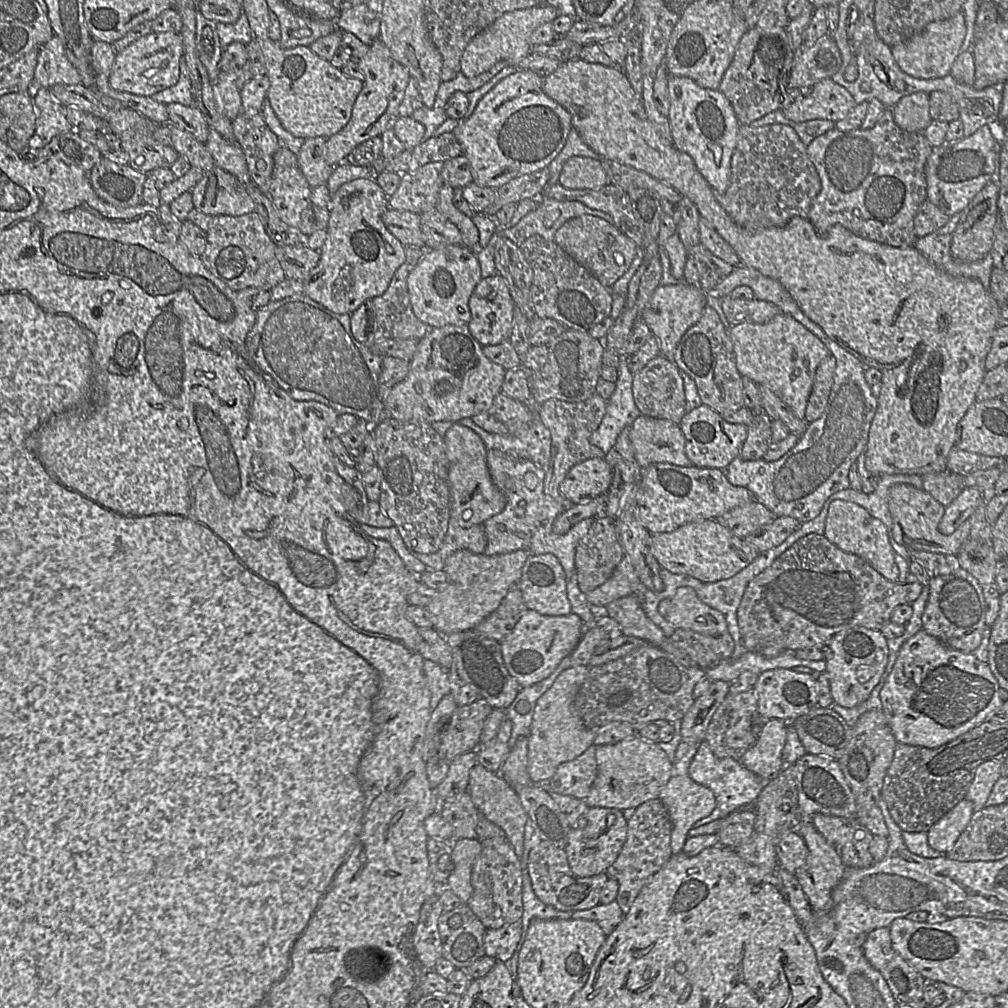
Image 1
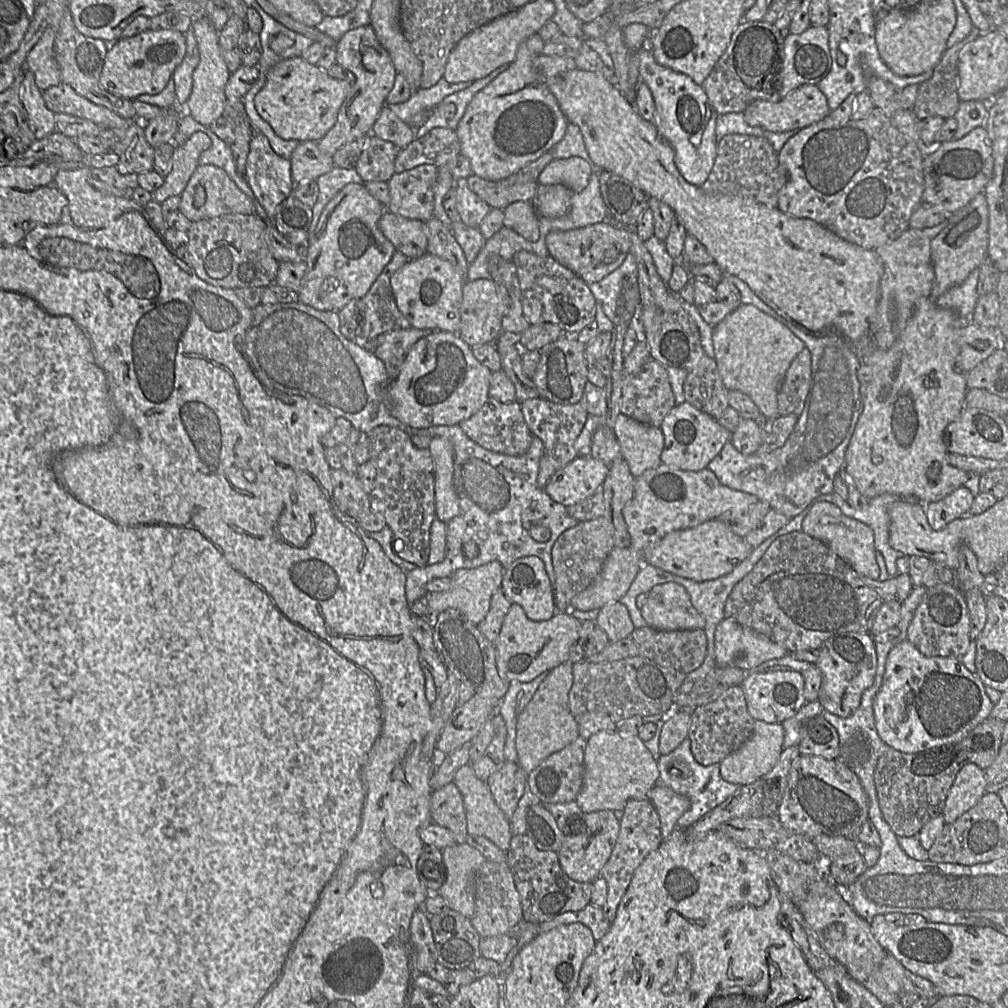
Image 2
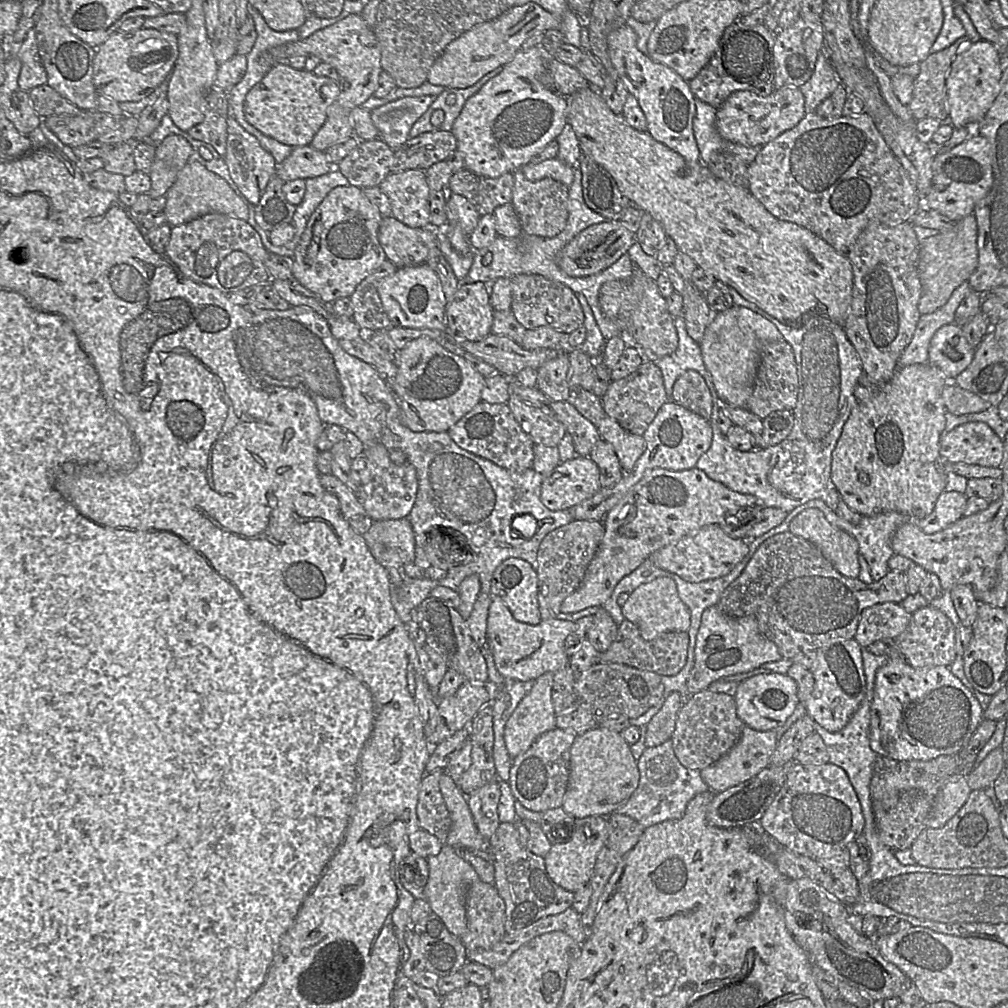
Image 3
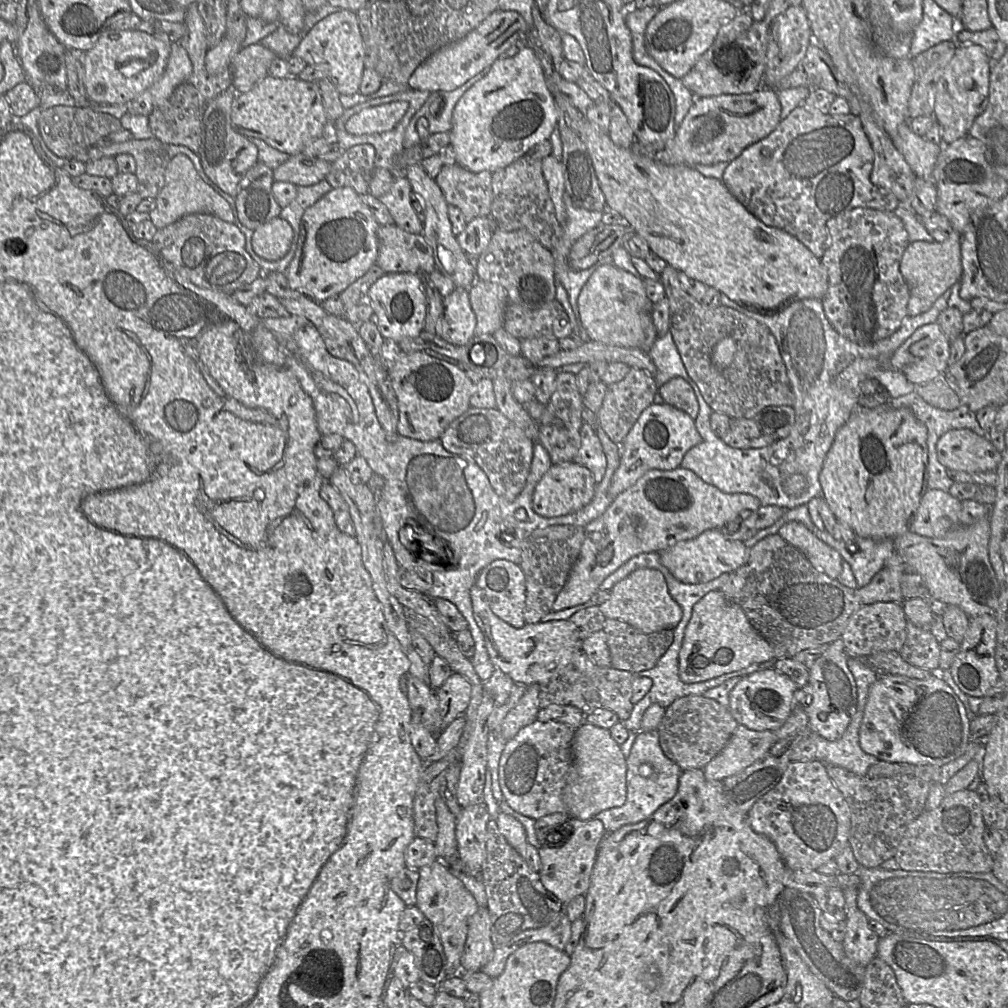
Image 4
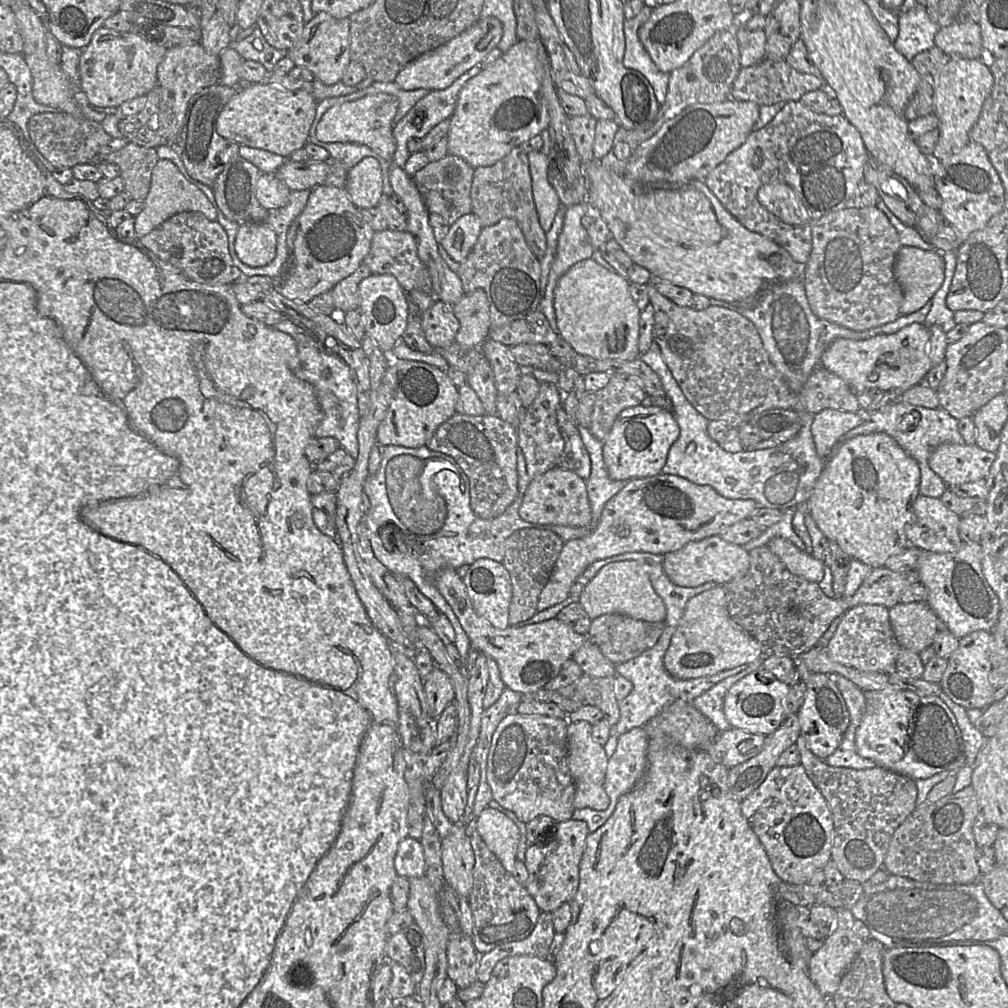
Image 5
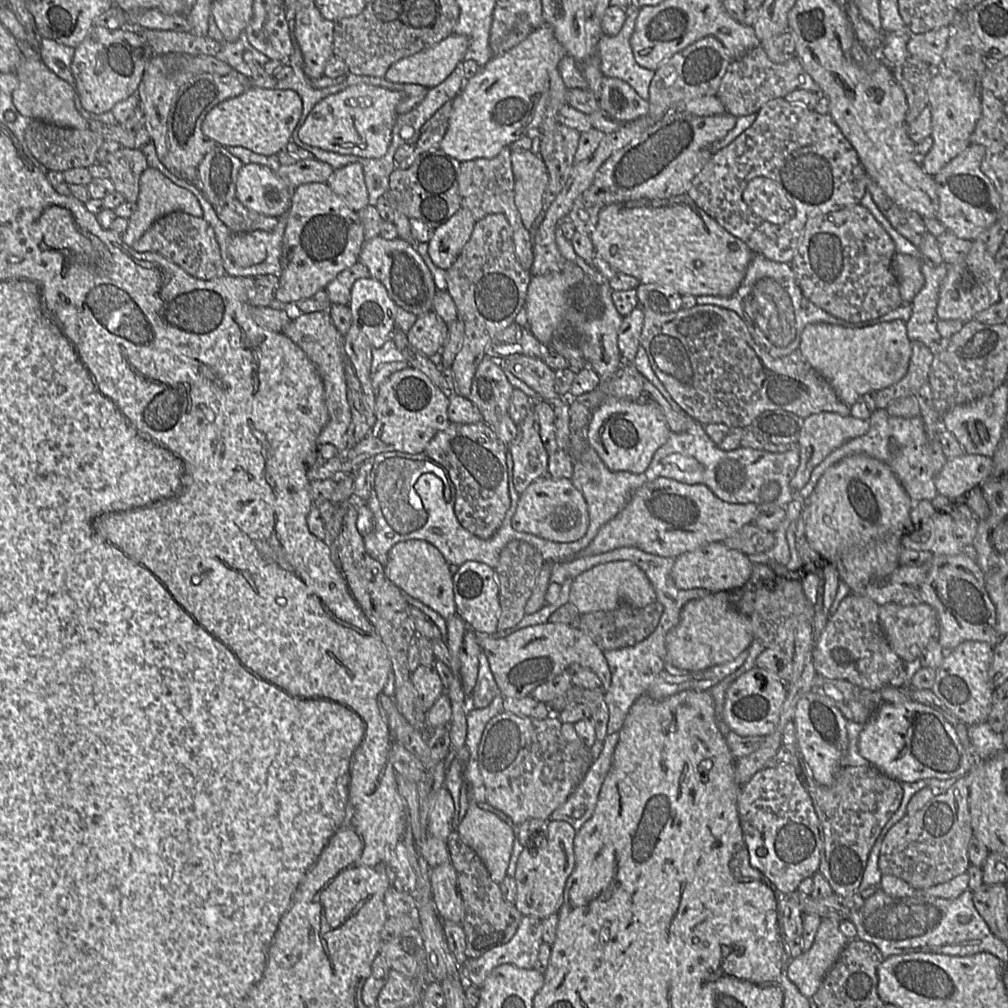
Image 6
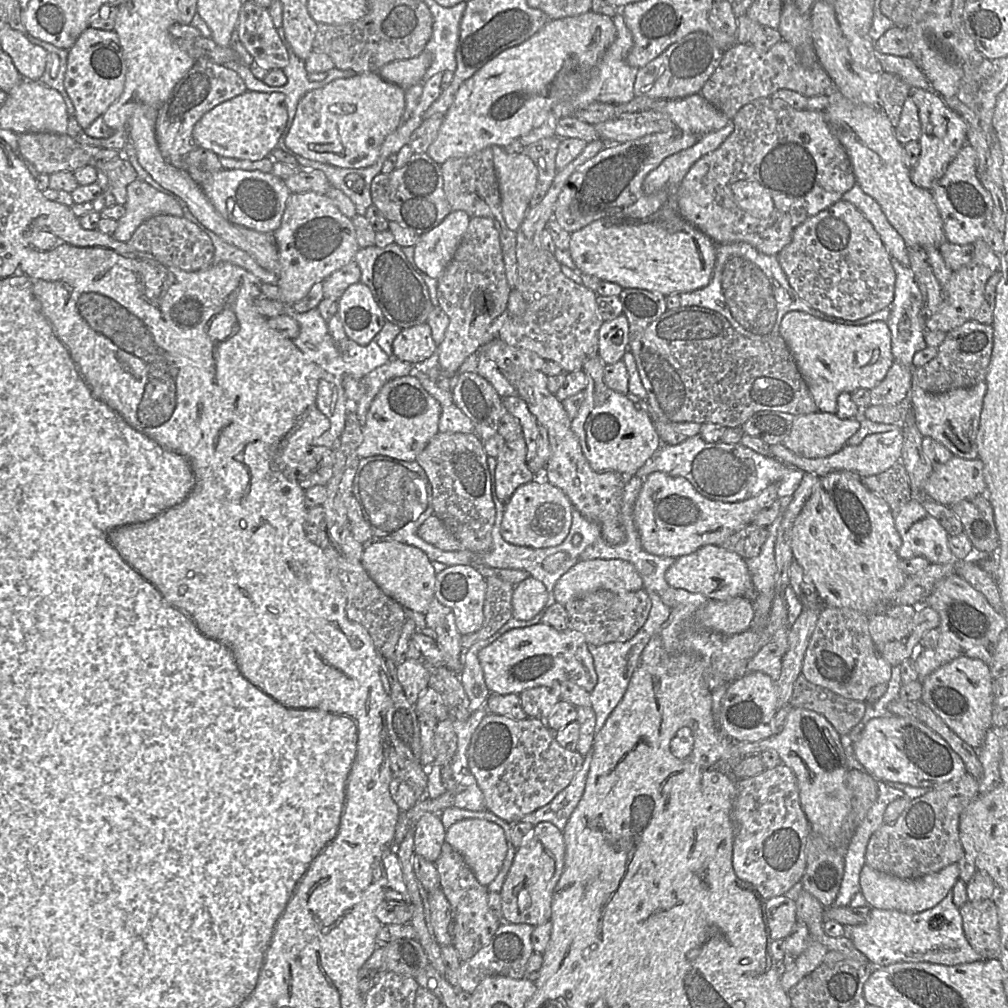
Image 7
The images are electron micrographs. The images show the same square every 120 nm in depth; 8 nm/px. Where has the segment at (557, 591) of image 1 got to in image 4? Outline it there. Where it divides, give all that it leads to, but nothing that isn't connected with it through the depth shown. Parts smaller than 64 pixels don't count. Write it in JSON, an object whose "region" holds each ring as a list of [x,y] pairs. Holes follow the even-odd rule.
{"region":[[[504,559],[493,561],[479,572],[475,586],[484,593],[496,616],[515,628],[526,625],[526,581],[518,564]]]}

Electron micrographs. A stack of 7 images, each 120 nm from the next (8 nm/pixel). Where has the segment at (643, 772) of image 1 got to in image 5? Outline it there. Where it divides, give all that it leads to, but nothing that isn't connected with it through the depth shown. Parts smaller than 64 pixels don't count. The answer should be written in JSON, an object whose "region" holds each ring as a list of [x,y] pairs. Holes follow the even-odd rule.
{"region":[[[588,722],[569,723],[567,728],[568,755],[567,765],[575,783],[574,808],[590,808],[604,810],[610,804],[604,781],[609,757],[604,746],[598,744],[592,737],[592,725]]]}

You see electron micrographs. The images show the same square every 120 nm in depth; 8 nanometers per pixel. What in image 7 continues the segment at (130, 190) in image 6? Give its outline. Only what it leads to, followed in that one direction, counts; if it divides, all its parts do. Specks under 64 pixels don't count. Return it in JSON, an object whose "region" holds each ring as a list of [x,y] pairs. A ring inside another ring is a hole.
{"region":[[[123,155],[108,161],[97,169],[96,183],[103,192],[111,193],[117,205],[124,205],[127,200],[127,187],[137,180],[137,172],[130,161]]]}

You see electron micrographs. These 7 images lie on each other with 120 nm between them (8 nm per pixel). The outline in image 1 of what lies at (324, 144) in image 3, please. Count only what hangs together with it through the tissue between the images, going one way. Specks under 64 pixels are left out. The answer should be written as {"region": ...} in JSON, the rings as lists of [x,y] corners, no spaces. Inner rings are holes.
{"region":[[[380,39],[372,42],[363,58],[351,61],[359,64],[364,75],[363,88],[353,105],[349,122],[338,133],[326,139],[326,161],[333,167],[345,162],[347,155],[356,146],[380,136],[392,126],[393,121],[398,118],[398,108],[411,78],[408,69],[392,58]]]}

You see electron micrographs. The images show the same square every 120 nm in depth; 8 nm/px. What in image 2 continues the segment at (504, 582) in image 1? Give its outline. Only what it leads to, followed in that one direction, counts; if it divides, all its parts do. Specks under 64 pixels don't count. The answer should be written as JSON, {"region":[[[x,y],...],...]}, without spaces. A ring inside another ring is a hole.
{"region":[[[492,561],[473,569],[458,569],[451,576],[452,587],[445,592],[428,594],[428,617],[436,617],[448,608],[460,610],[473,624],[479,624],[487,615],[492,595],[500,590],[504,567],[498,561]]]}

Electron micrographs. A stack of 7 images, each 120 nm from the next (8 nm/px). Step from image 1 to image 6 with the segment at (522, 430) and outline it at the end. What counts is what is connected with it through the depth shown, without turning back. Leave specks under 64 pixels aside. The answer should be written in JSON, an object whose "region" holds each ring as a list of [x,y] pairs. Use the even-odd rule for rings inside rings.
{"region":[[[483,421],[475,424],[449,422],[446,428],[432,437],[423,452],[443,467],[450,482],[455,487],[454,512],[459,523],[473,535],[481,539],[489,539],[499,528],[511,503],[506,461],[508,445],[497,437],[492,426]]]}

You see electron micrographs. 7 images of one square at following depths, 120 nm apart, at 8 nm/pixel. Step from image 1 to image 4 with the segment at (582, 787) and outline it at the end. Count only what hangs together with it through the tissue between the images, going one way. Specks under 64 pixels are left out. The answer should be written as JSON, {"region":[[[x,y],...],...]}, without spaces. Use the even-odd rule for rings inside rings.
{"region":[[[534,721],[506,742],[499,762],[499,784],[504,800],[516,812],[538,820],[553,813],[567,813],[563,790],[571,764],[574,729],[557,721]]]}

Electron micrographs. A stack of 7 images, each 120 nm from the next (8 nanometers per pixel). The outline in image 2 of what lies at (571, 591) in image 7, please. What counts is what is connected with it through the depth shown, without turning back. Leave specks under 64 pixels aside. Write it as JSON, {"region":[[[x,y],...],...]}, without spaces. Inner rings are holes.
{"region":[[[667,582],[654,586],[640,612],[648,627],[657,630],[696,630],[705,628],[705,619],[699,614],[691,603],[687,590],[680,584]]]}

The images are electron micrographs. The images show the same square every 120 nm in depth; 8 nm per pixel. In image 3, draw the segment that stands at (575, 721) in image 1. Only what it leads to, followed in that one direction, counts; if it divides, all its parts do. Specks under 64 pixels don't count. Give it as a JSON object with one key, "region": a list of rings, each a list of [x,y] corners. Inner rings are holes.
{"region":[[[547,672],[537,678],[530,692],[509,717],[505,726],[504,740],[512,759],[526,752],[540,735],[557,728],[556,712],[552,702],[553,679],[552,672]]]}

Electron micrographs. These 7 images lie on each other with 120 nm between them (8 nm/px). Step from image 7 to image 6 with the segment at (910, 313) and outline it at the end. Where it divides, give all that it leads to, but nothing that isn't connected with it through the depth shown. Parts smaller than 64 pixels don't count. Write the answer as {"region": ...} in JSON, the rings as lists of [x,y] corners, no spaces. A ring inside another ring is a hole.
{"region":[[[946,263],[937,266],[922,264],[925,284],[912,304],[909,304],[912,305],[913,313],[906,322],[908,337],[912,342],[920,342],[928,346],[942,338],[937,331],[939,319],[936,308],[940,284],[949,266]]]}

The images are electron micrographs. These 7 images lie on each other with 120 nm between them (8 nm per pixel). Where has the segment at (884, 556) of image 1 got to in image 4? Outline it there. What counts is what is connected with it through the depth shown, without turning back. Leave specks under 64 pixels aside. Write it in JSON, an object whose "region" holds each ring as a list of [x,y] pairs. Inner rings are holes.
{"region":[[[789,522],[777,533],[786,542],[799,549],[811,564],[832,579],[837,579],[843,569],[841,554],[821,540],[803,523]]]}

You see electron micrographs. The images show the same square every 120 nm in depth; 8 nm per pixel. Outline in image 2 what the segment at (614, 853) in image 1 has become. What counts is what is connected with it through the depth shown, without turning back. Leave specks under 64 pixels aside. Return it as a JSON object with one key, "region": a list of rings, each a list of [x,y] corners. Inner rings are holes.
{"region":[[[600,810],[584,814],[586,832],[566,835],[557,852],[564,873],[576,882],[593,882],[609,860],[620,831],[620,819],[612,810]]]}

